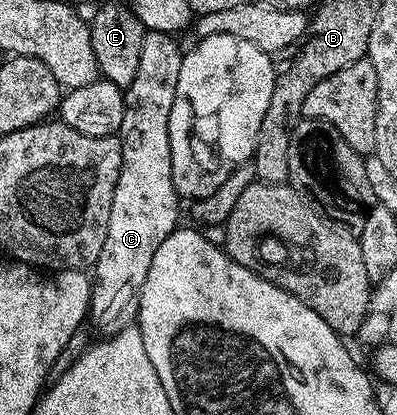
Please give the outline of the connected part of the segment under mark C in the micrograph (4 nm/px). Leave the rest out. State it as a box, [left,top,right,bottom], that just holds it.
[87,31,184,332]

